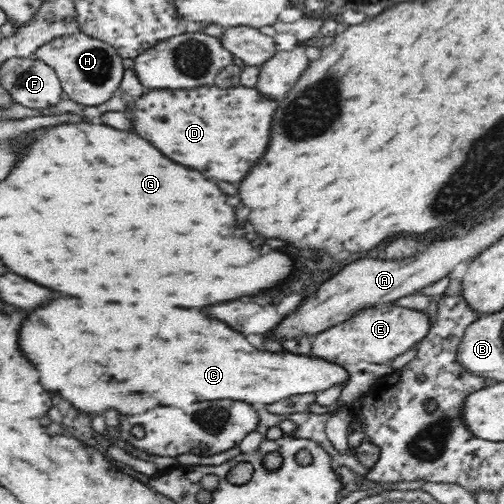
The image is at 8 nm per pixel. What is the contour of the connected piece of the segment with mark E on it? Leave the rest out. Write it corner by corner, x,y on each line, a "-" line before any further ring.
383,304
359,311
349,320
314,335
312,342
314,348
311,350
314,356
330,356
330,360
342,360
342,364
346,364
346,369
350,372
350,380
338,397
336,408
329,416
342,412
344,406
360,400
378,378
392,374
394,359
406,354
418,342
424,340
431,330
430,324
432,322
426,312

